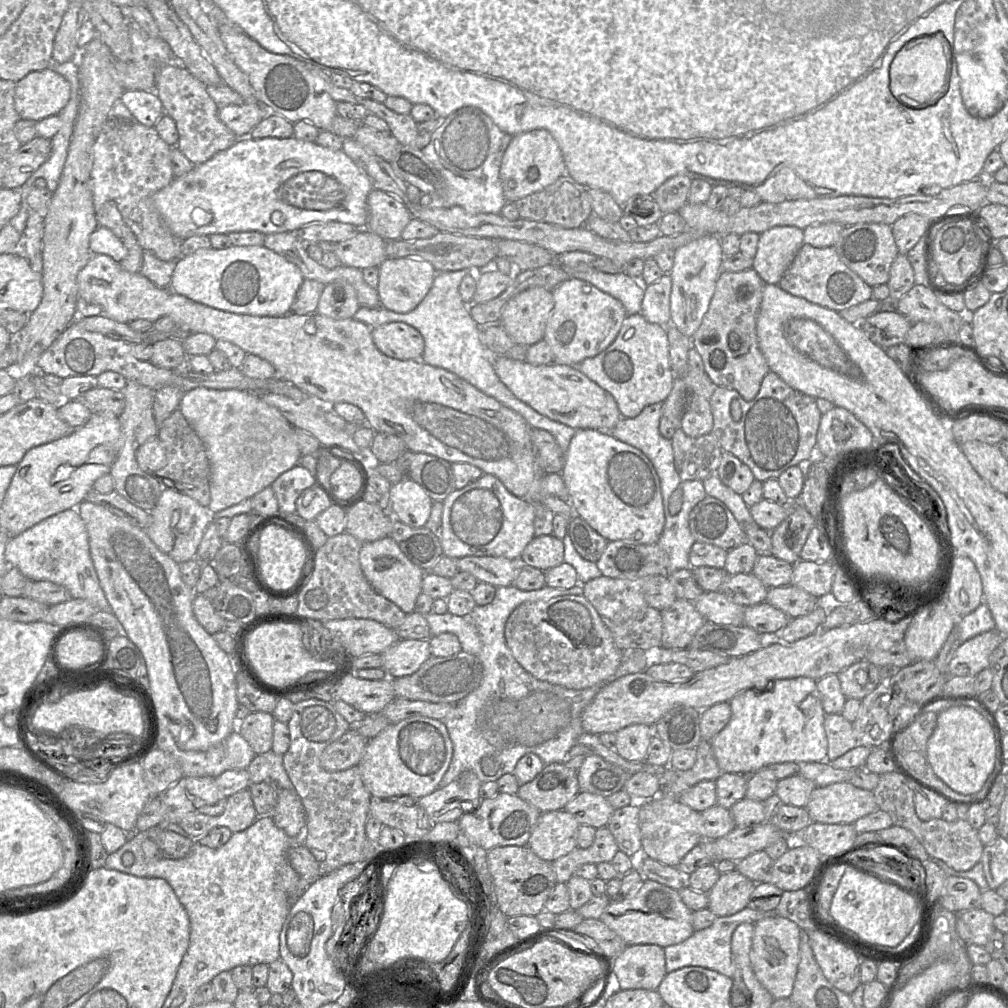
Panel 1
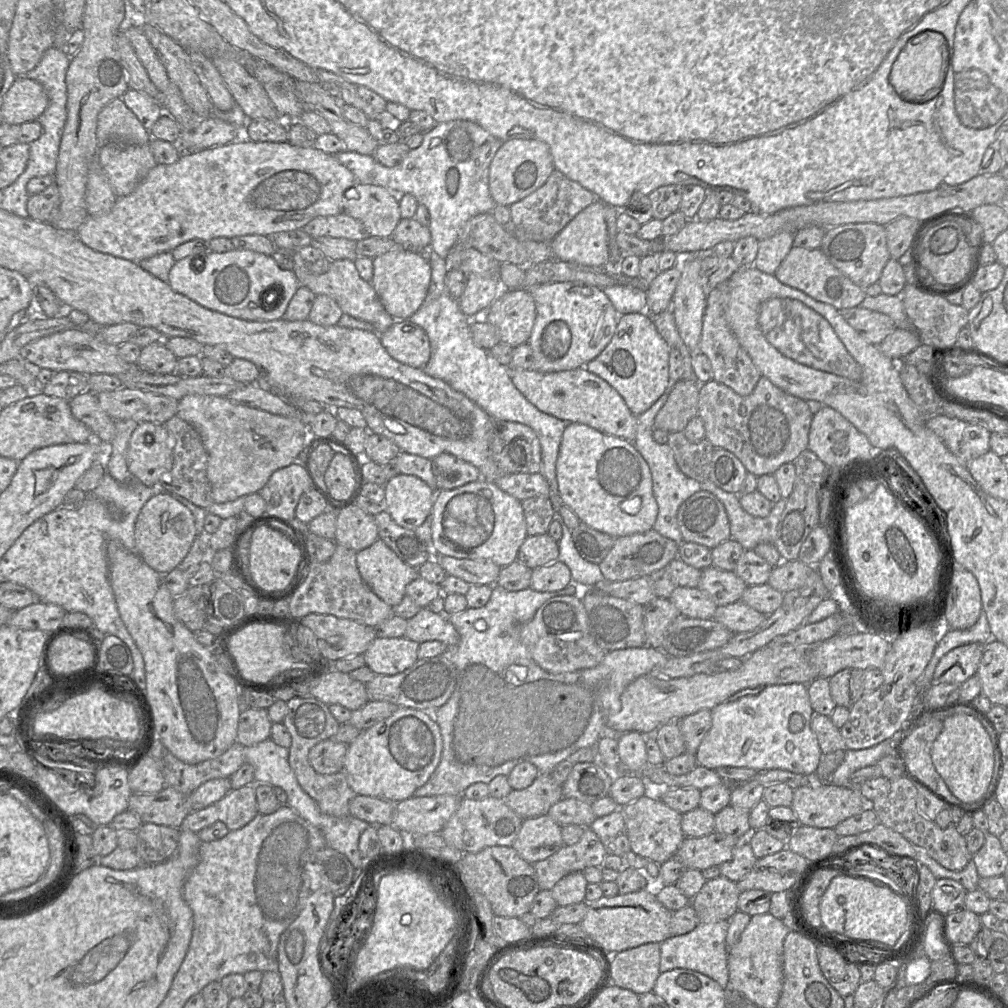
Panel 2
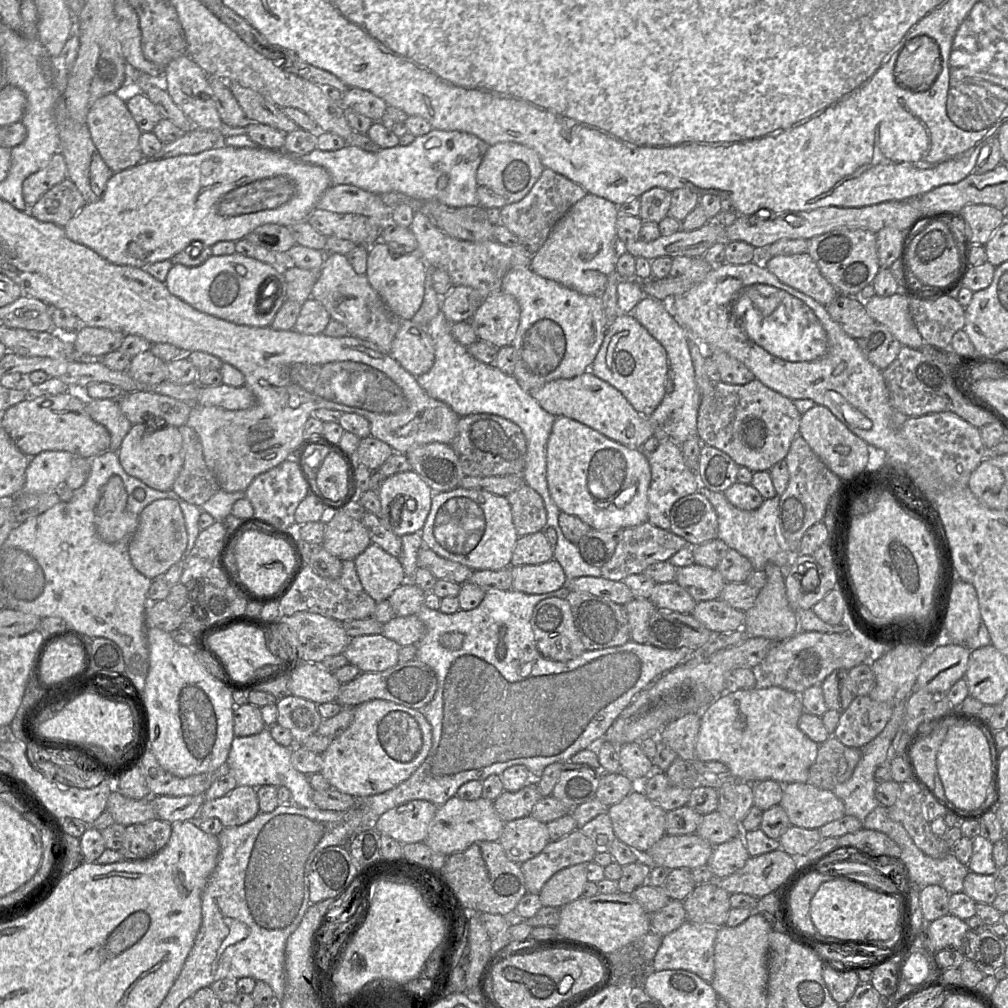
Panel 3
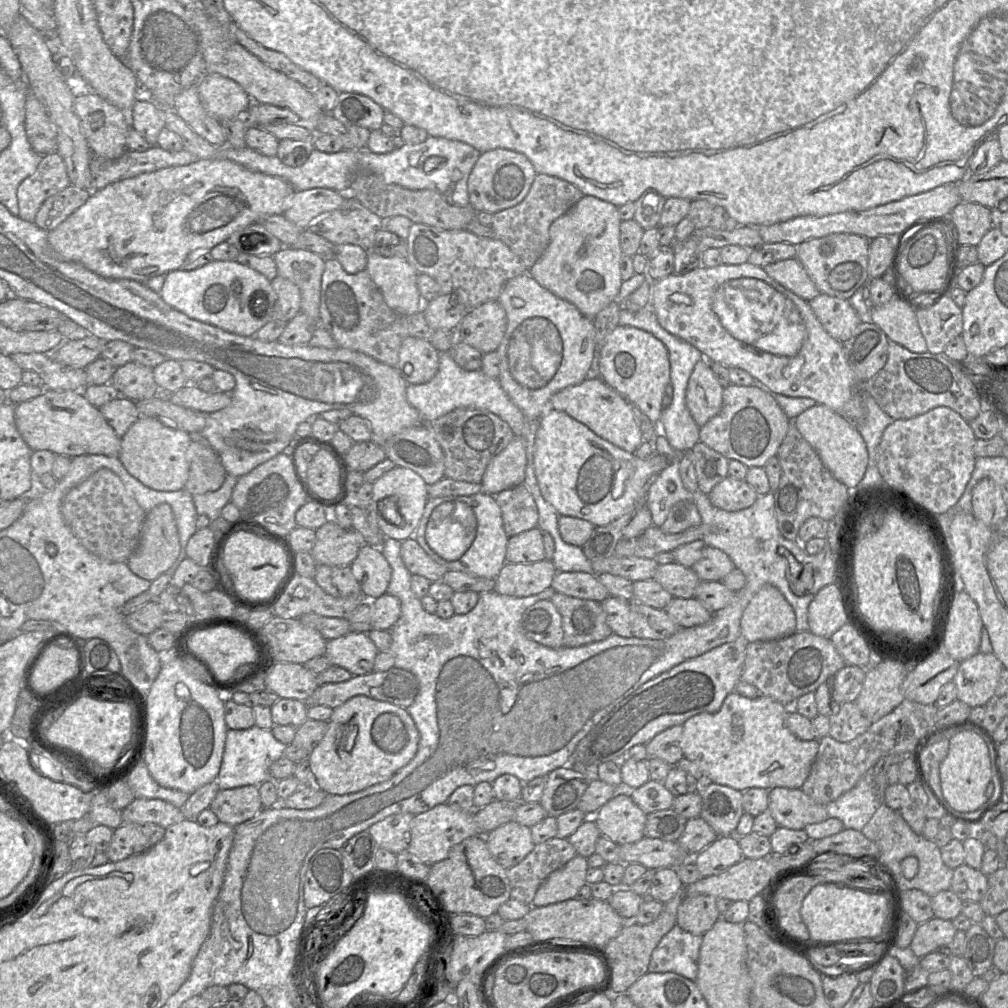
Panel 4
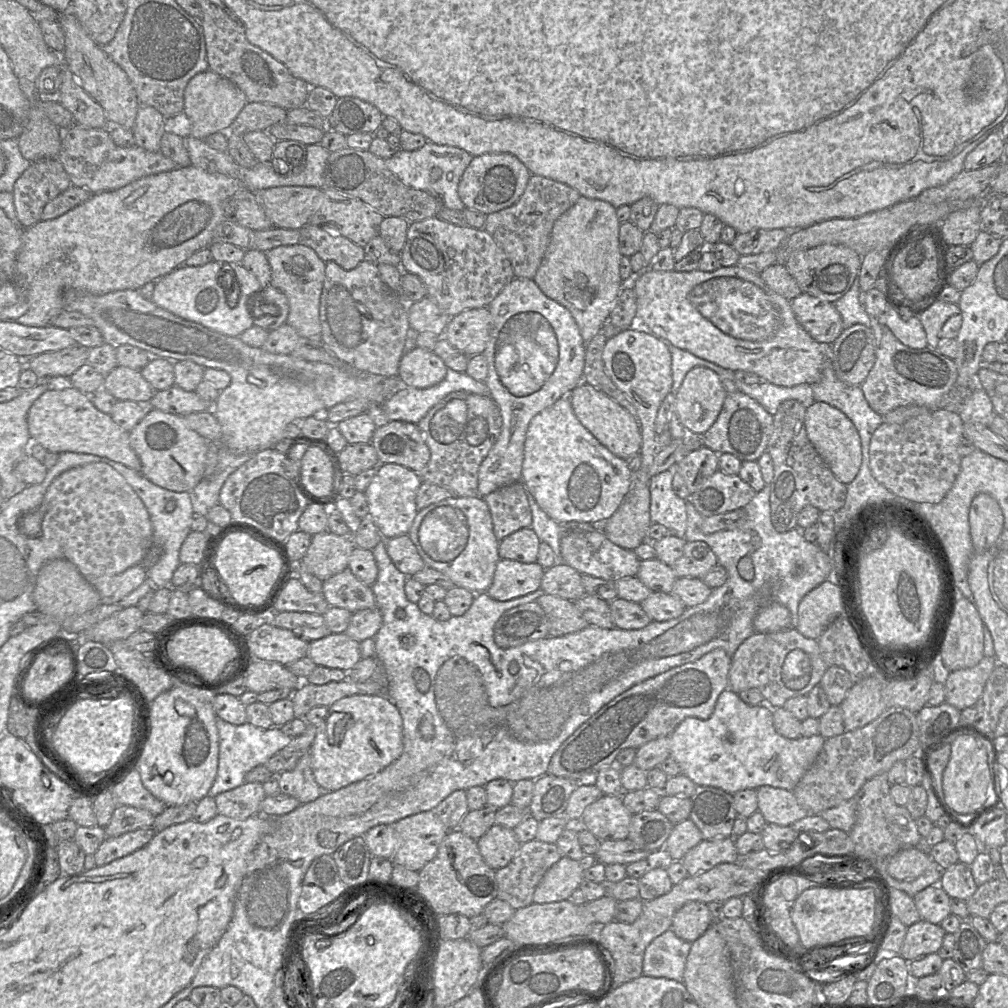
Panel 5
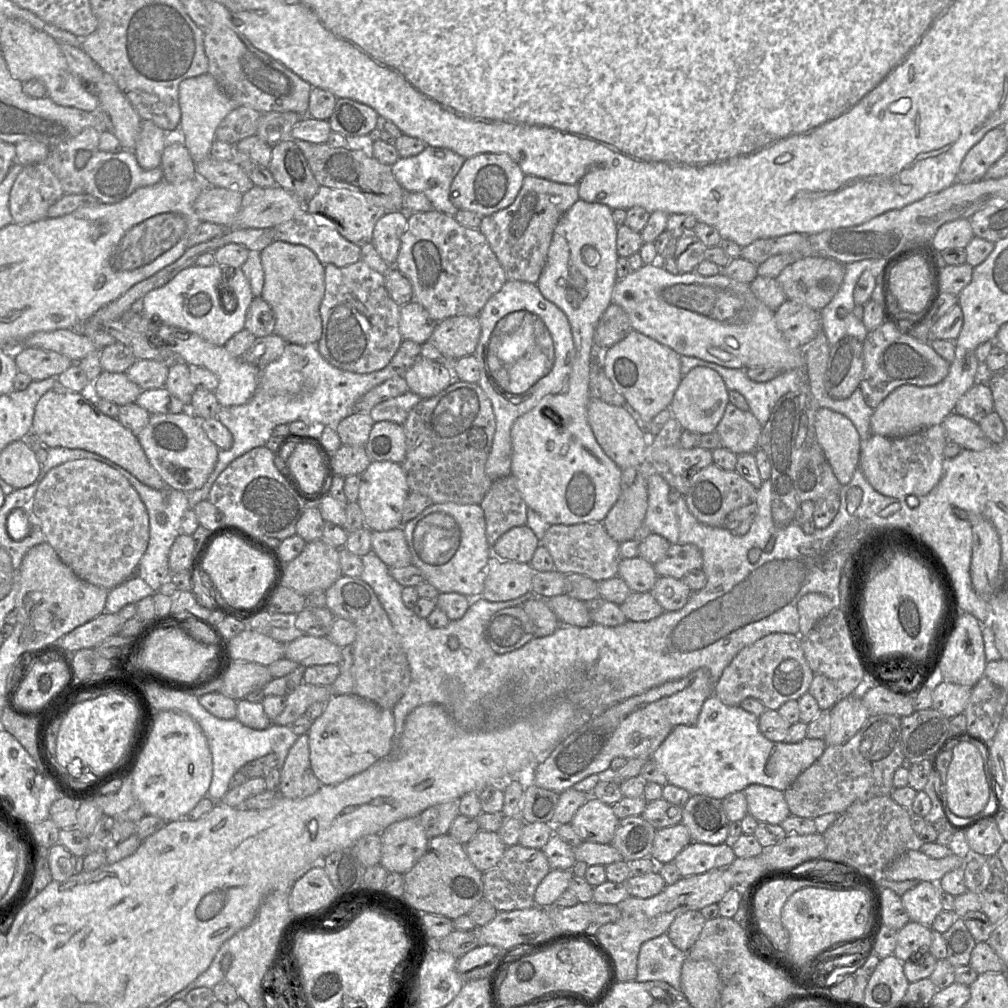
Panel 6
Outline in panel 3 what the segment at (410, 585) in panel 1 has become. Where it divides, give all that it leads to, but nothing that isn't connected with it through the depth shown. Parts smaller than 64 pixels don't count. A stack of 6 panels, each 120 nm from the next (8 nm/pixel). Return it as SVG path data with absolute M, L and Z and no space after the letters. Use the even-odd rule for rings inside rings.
M371 544L355 559L355 568L364 590L378 603L387 600L396 588L405 583L405 573L401 562L379 545Z

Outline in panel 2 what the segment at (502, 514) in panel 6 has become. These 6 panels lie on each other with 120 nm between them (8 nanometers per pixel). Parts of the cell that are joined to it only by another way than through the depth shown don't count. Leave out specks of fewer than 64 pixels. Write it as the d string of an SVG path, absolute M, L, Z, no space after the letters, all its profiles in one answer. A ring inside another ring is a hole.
M534 496L522 500L528 536L545 534L556 517L556 510L549 496Z

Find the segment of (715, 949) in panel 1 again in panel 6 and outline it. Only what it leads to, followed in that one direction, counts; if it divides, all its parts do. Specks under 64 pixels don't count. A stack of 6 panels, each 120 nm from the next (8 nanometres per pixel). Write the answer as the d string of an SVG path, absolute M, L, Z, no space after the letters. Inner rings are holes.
M667 933L645 941L639 950L636 982L664 981L680 989L686 953L673 945Z

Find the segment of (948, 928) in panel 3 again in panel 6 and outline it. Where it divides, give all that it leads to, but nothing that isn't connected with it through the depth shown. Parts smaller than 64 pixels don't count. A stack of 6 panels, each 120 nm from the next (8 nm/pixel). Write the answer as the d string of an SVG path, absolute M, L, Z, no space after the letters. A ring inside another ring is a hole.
M909 921L898 931L897 944L893 955L901 962L917 958L929 952L932 942L932 928Z

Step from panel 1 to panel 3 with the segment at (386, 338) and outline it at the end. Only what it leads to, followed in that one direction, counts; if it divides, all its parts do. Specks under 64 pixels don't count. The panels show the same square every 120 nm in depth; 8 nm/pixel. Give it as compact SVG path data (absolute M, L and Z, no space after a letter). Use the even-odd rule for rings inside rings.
M402 320L391 345L390 355L414 376L428 372L435 360L435 350L426 326Z

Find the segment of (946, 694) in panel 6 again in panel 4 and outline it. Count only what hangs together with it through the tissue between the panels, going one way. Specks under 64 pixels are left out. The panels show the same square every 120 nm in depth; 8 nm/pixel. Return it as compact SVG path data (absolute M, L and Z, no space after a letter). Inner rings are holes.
M978 652L961 661L952 680L957 687L957 700L971 708L984 706L993 696L1003 668L993 653Z

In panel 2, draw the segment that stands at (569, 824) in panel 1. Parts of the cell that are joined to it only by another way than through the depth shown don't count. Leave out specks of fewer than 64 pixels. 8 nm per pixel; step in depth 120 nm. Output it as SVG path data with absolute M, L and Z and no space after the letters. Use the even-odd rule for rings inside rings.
M547 814L523 819L512 847L531 864L544 860L564 845L561 827Z

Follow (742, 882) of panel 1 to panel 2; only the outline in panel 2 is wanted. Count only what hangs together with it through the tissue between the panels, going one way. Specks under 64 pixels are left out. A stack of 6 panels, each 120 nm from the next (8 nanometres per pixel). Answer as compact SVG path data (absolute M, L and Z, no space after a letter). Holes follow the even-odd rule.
M719 876L706 880L690 905L701 923L727 920L738 910L737 901L741 890L737 882Z

